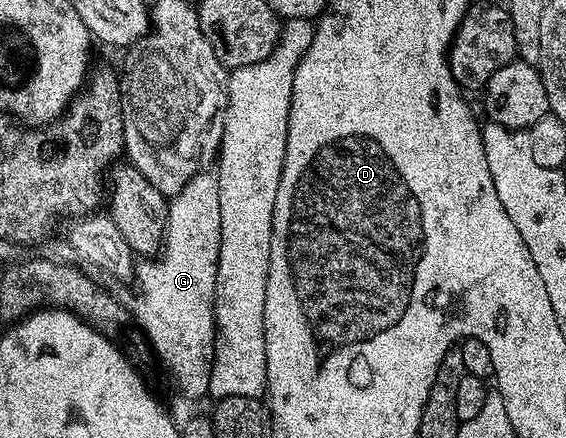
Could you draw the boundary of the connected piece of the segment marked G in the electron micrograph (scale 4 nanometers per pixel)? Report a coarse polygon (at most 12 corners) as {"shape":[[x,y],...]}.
{"shape":[[216,173],[169,203],[136,263],[134,325],[182,396],[209,393],[222,244]]}

